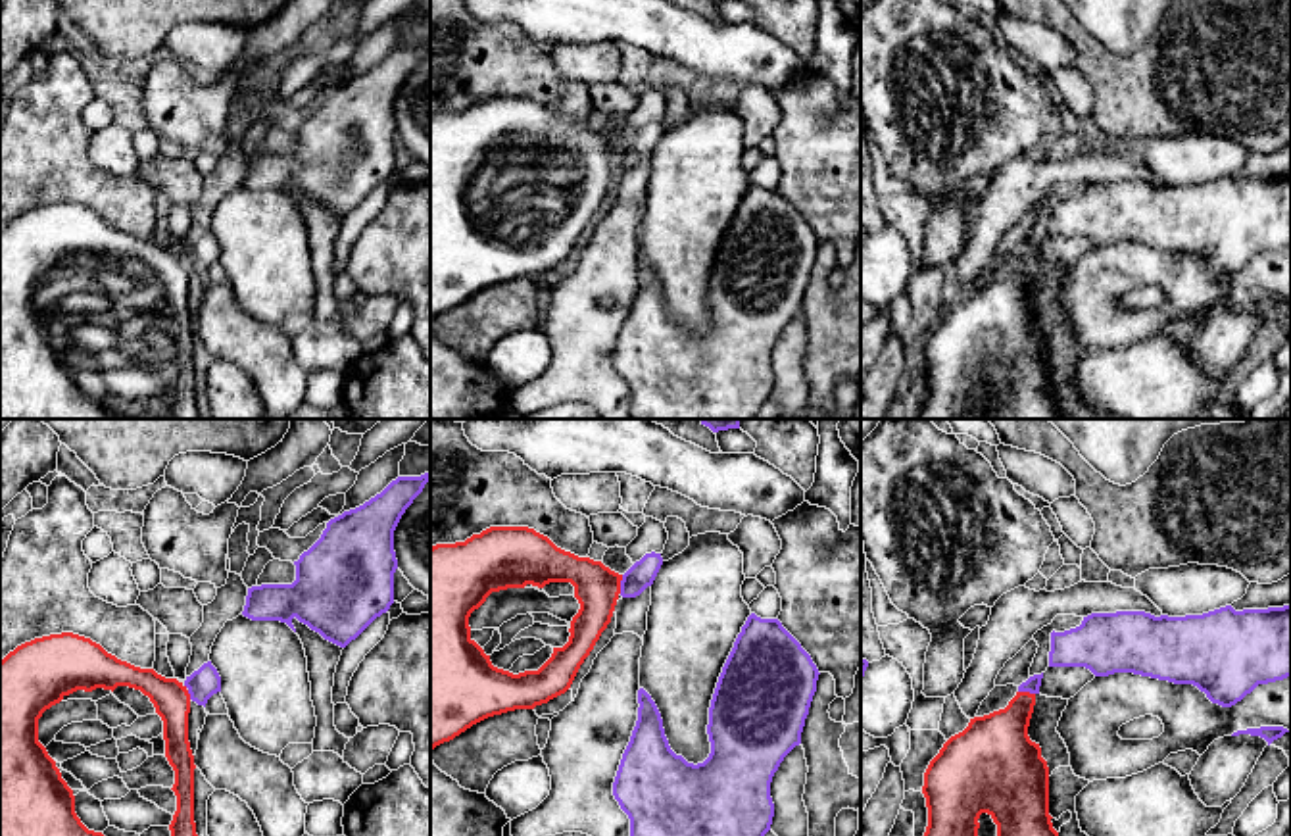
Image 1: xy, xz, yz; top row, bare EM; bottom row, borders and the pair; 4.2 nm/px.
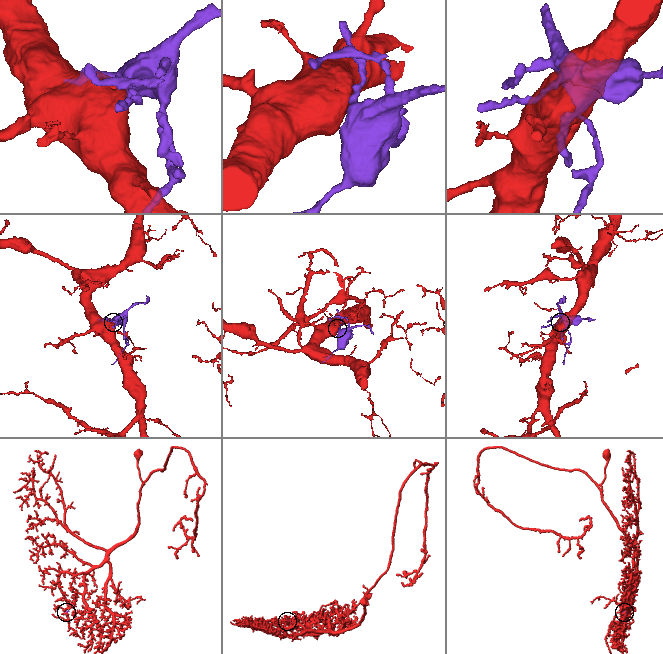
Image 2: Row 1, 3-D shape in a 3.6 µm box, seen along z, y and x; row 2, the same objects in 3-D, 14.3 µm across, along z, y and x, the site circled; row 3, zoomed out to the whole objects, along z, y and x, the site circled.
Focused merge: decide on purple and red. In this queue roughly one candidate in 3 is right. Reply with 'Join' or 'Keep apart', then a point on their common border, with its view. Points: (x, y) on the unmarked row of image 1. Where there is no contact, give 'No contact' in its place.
Keep apart. Touches purple at xz (621, 154)

